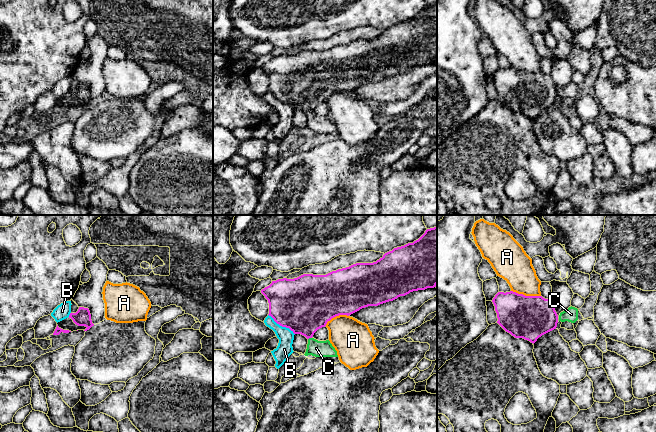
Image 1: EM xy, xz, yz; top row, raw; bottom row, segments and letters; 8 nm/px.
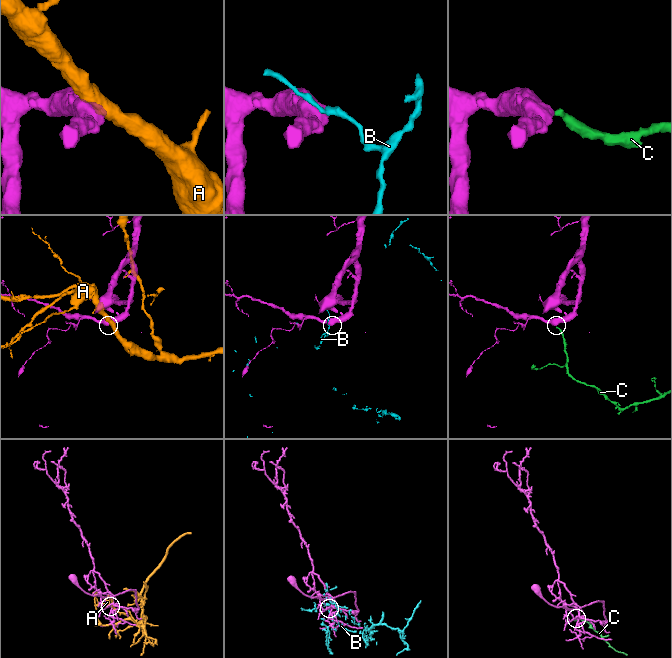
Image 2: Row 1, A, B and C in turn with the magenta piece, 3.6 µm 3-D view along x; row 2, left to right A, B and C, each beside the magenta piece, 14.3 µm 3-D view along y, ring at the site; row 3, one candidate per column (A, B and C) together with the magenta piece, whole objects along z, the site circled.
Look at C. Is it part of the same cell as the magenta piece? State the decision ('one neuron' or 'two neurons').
one neuron

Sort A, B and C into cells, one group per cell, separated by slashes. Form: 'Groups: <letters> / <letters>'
Groups: A / B / C

